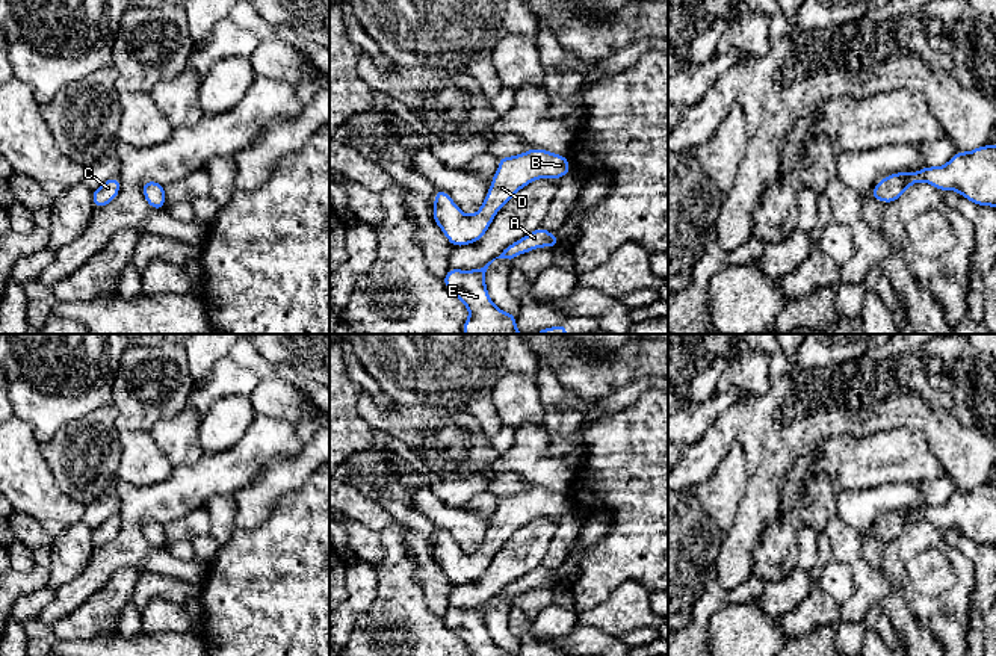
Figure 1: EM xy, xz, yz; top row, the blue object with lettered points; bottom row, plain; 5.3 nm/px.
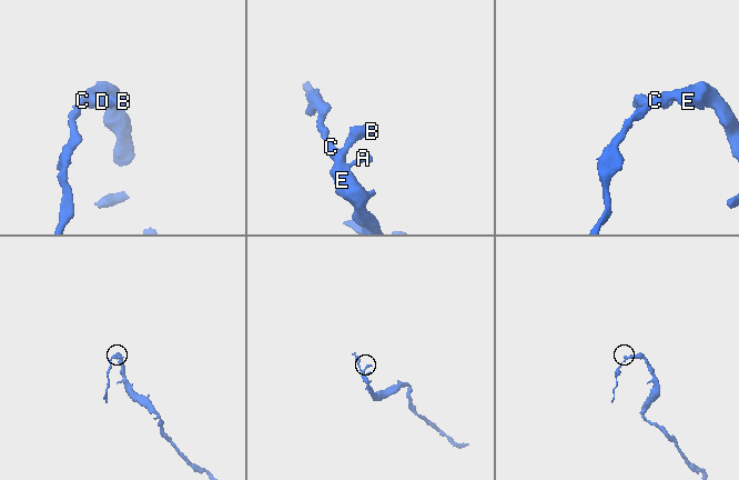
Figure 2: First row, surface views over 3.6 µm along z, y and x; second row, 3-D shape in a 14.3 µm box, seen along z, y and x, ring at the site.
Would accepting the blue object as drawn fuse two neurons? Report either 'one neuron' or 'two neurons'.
one neuron

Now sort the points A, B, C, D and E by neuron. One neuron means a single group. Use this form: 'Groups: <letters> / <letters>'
Groups: A B C D E

